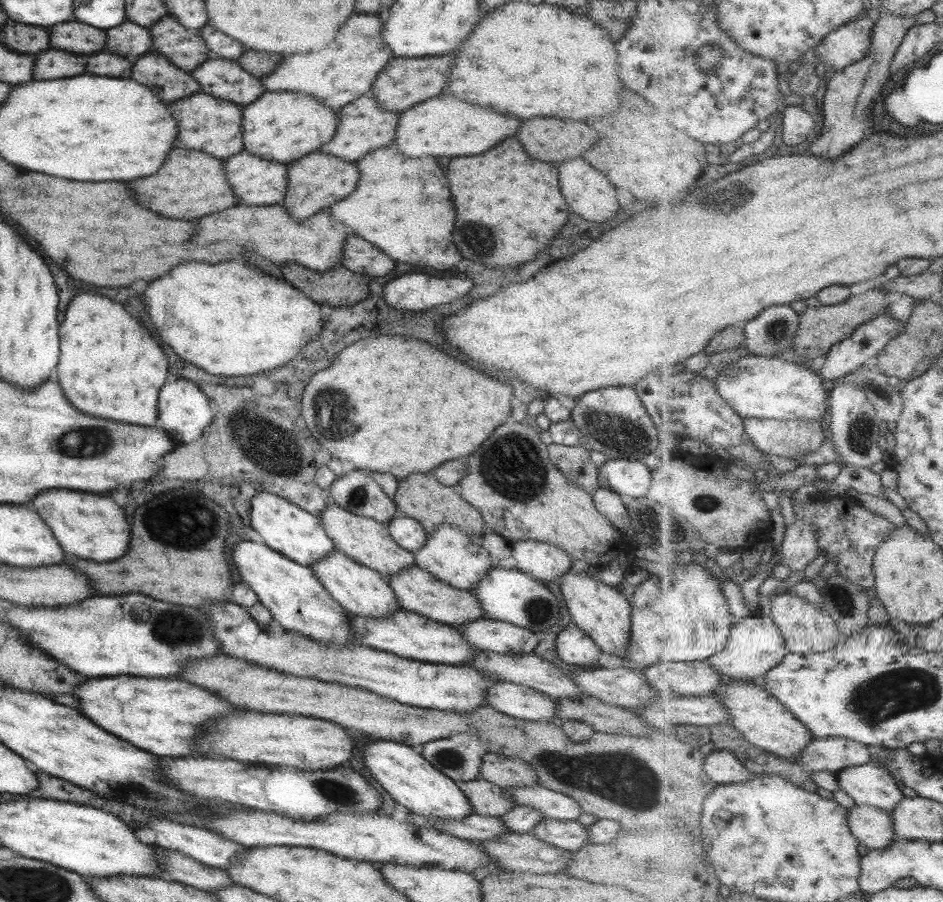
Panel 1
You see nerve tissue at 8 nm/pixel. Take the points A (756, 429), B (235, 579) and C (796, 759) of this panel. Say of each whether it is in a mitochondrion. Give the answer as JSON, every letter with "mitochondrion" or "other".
{"A":"other","B":"other","C":"other"}

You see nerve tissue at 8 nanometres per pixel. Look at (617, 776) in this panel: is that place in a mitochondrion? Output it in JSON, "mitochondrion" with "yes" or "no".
{"mitochondrion":"yes"}

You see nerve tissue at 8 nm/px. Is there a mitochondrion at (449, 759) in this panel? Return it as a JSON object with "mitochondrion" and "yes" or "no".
{"mitochondrion":"yes"}

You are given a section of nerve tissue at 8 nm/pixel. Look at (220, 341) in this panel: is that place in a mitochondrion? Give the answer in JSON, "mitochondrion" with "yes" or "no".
{"mitochondrion":"no"}

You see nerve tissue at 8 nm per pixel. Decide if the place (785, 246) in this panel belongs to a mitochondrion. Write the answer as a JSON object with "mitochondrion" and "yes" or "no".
{"mitochondrion":"no"}

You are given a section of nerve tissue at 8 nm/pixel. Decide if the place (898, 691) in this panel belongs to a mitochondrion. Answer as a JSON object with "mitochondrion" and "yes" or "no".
{"mitochondrion":"yes"}

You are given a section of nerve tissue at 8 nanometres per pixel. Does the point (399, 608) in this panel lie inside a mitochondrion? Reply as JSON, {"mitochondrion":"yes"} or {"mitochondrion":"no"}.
{"mitochondrion":"no"}

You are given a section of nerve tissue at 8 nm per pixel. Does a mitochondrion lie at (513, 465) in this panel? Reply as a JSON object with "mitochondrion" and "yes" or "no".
{"mitochondrion":"yes"}

